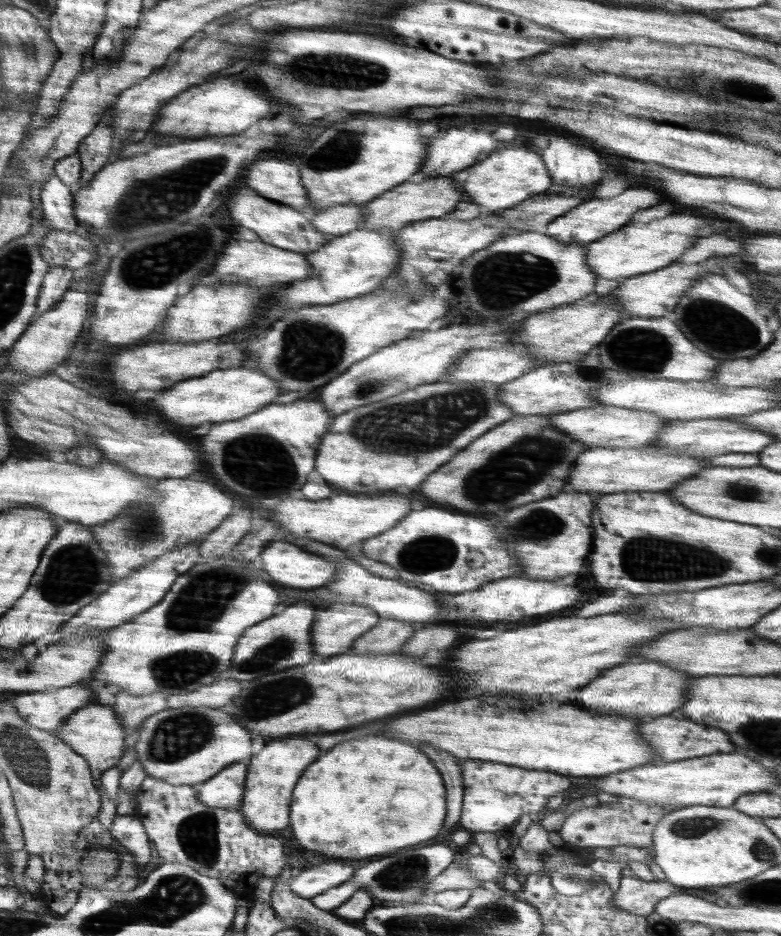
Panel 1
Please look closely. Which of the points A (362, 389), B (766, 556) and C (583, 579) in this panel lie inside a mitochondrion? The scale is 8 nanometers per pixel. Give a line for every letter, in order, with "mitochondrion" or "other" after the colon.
A: mitochondrion
B: mitochondrion
C: other

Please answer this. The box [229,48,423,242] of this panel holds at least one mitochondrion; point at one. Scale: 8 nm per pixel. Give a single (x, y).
(332, 70)

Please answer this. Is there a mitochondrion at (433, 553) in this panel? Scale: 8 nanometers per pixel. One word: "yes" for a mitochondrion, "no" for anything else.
yes

